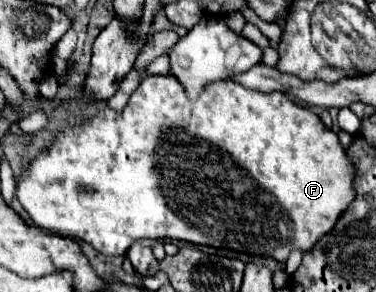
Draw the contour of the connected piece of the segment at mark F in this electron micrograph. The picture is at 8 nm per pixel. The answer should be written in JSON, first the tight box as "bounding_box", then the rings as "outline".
{"bounding_box":[17,75,355,263],"outline":[[[165,75],[165,77],[147,77],[131,95],[127,107],[121,113],[113,111],[111,107],[105,107],[103,111],[97,113],[97,117],[93,117],[85,125],[67,127],[63,133],[59,133],[55,143],[35,161],[31,161],[31,165],[23,171],[21,181],[17,185],[17,199],[21,201],[21,205],[31,215],[37,227],[51,233],[77,237],[95,247],[103,255],[123,255],[131,247],[131,243],[139,239],[177,239],[195,245],[209,245],[219,249],[231,249],[237,253],[271,257],[277,259],[279,263],[285,263],[293,249],[309,251],[311,247],[315,247],[315,243],[321,239],[323,233],[335,227],[339,215],[349,207],[351,199],[355,199],[353,181],[355,181],[355,167],[351,167],[351,161],[347,159],[347,153],[339,143],[337,135],[331,129],[327,129],[325,123],[313,111],[295,105],[287,95],[251,91],[245,89],[243,85],[237,87],[237,83],[231,83],[229,91],[227,87],[223,87],[223,83],[219,83],[219,87],[211,85],[211,89],[205,89],[201,99],[197,99],[197,103],[191,103],[185,97],[185,91],[177,83],[177,79]]]}

